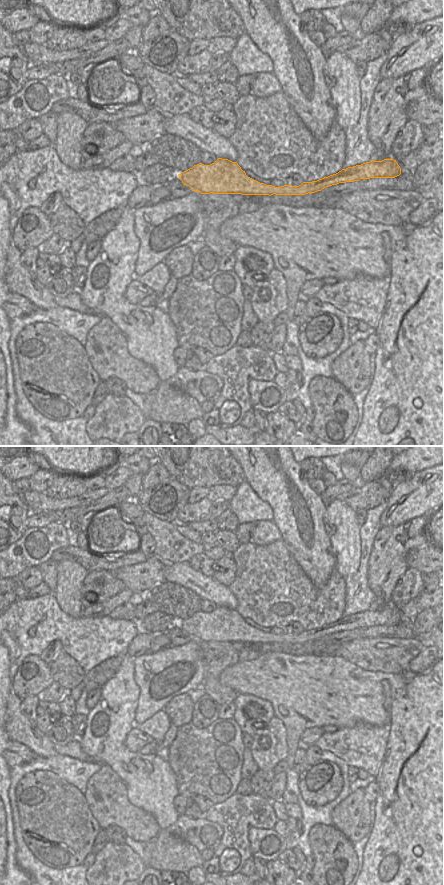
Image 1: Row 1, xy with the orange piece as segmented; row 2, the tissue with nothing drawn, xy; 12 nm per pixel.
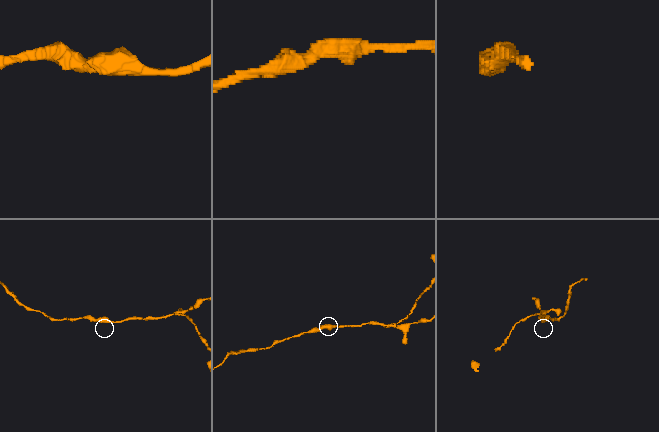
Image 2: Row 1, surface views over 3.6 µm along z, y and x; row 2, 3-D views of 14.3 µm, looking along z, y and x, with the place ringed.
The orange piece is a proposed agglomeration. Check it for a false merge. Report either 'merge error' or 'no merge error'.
no merge error

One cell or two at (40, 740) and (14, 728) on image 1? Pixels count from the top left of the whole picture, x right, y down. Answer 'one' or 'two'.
one

